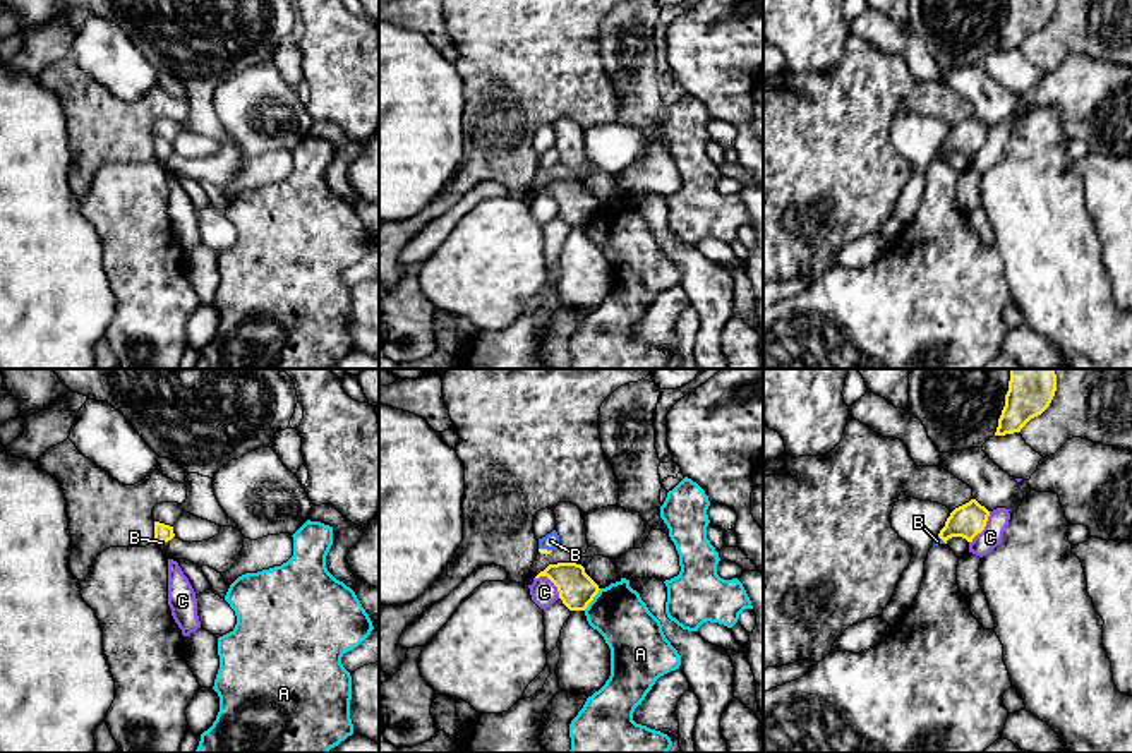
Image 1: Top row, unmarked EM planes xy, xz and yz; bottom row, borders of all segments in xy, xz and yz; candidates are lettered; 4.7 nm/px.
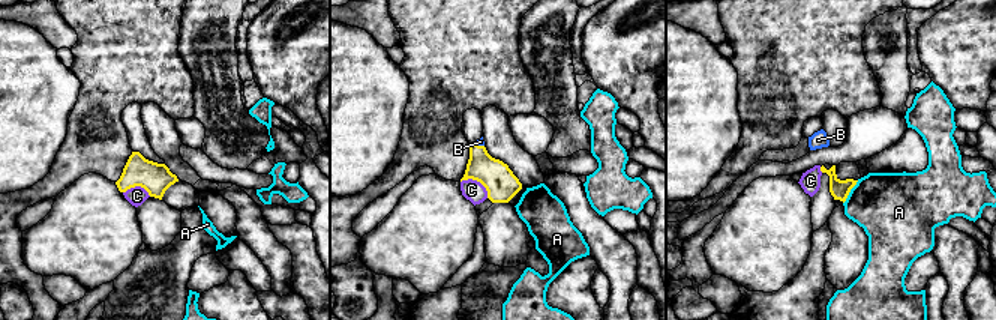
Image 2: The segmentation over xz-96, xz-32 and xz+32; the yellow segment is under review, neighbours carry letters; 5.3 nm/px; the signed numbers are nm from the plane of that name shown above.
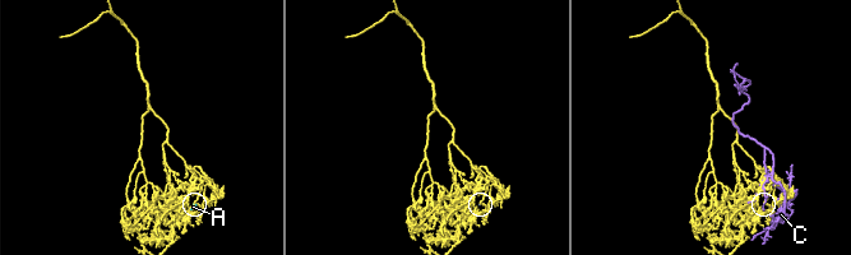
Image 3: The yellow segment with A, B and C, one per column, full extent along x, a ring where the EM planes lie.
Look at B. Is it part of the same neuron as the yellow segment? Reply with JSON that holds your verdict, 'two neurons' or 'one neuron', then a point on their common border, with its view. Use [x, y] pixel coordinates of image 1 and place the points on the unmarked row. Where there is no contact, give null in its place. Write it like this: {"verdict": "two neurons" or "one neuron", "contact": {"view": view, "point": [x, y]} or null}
{"verdict": "one neuron", "contact": {"view": "xz", "point": [546, 165]}}

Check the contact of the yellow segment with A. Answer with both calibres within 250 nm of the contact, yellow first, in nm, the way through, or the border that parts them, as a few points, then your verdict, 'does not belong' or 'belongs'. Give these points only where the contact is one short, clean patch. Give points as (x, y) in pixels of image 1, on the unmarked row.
170/260 nm | along xz (601, 204), (584, 225) | does not belong

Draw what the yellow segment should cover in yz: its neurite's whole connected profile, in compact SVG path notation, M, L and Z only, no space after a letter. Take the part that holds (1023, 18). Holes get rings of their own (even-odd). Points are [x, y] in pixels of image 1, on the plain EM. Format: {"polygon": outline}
{"polygon": "M1009 0L995 51L1021 48L1031 34L1050 22L1055 7L1057 0Z"}

